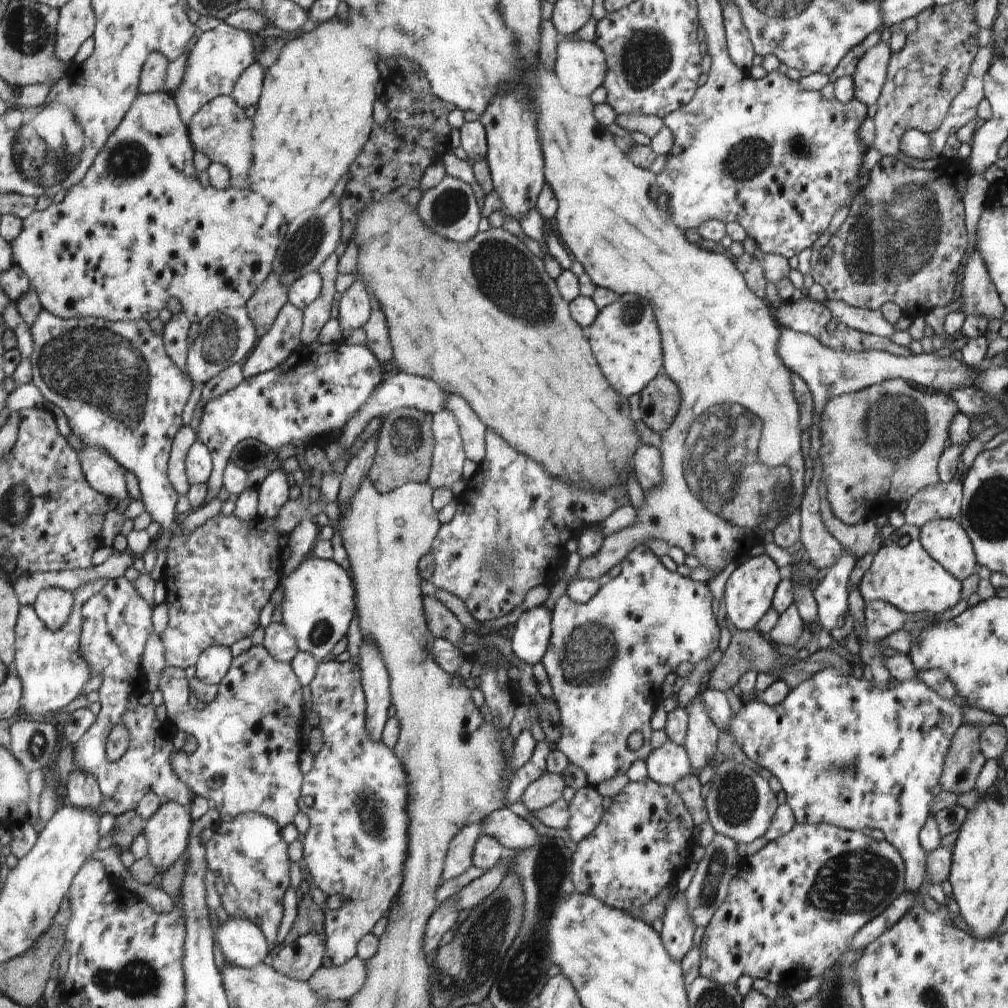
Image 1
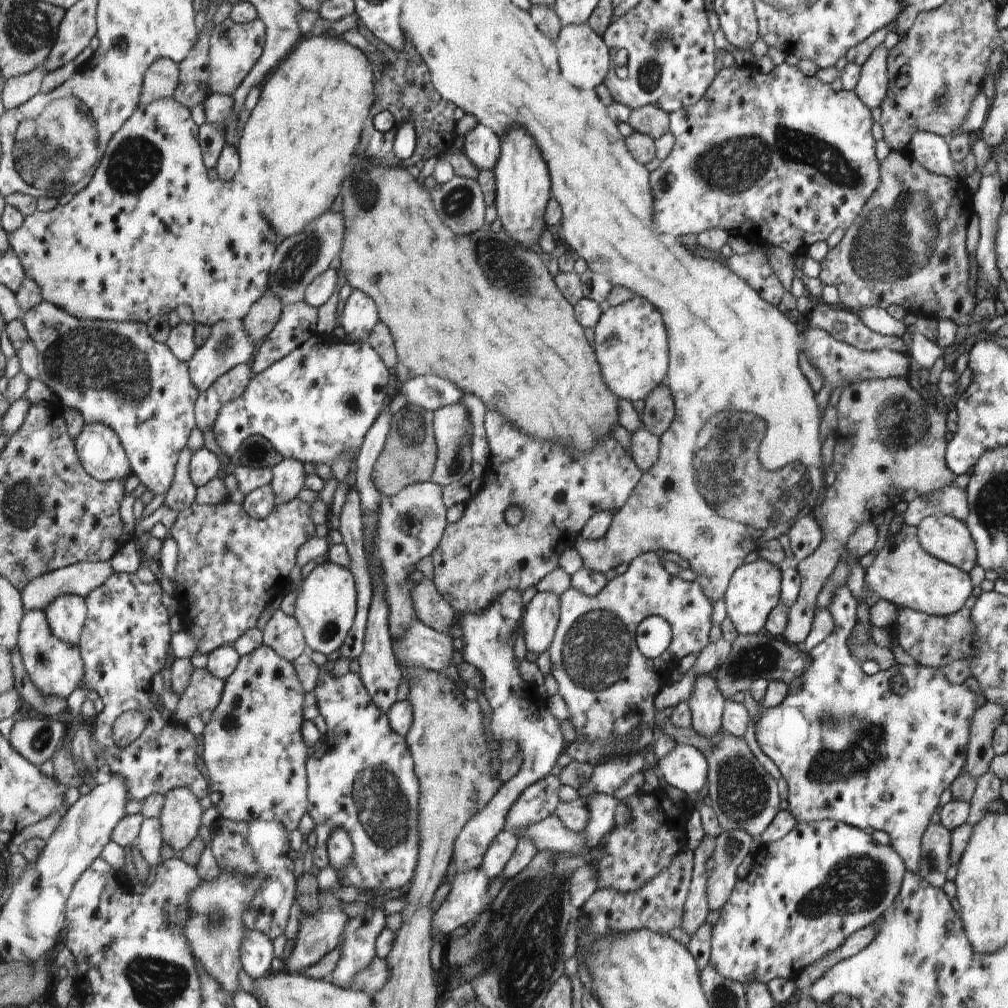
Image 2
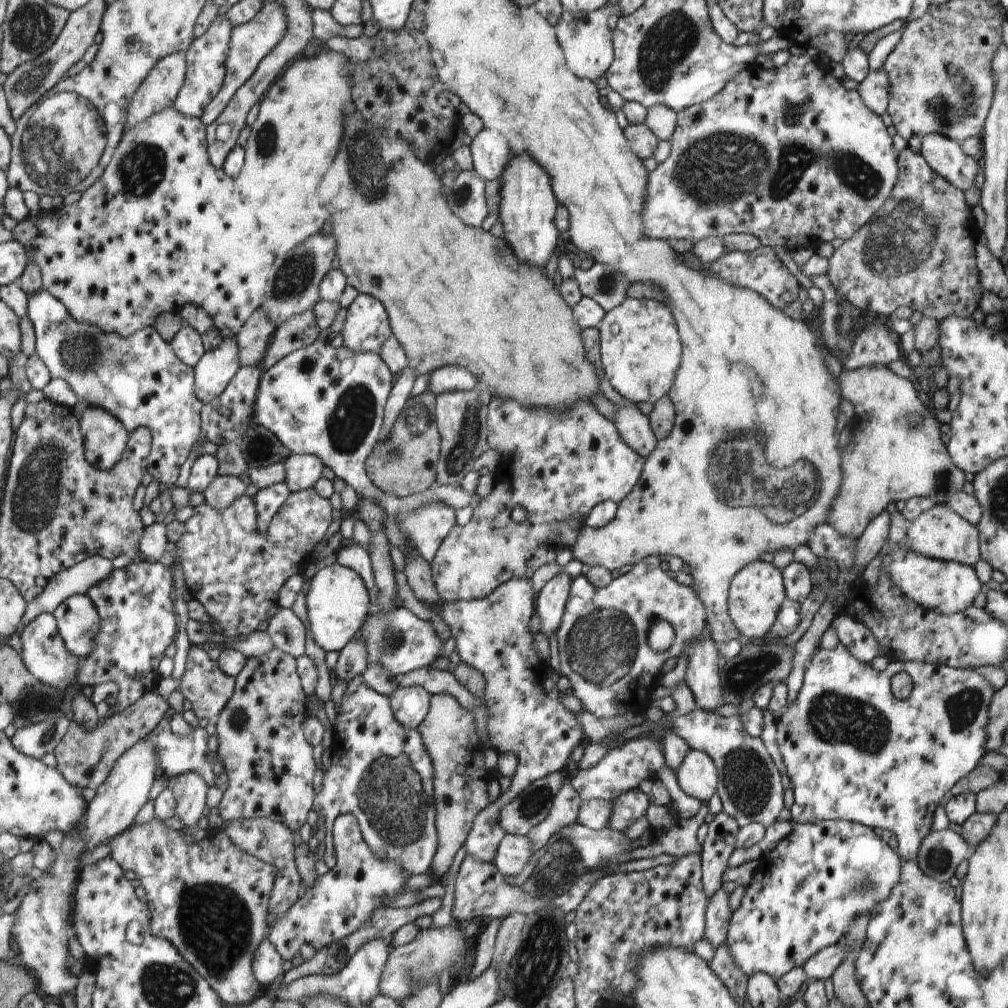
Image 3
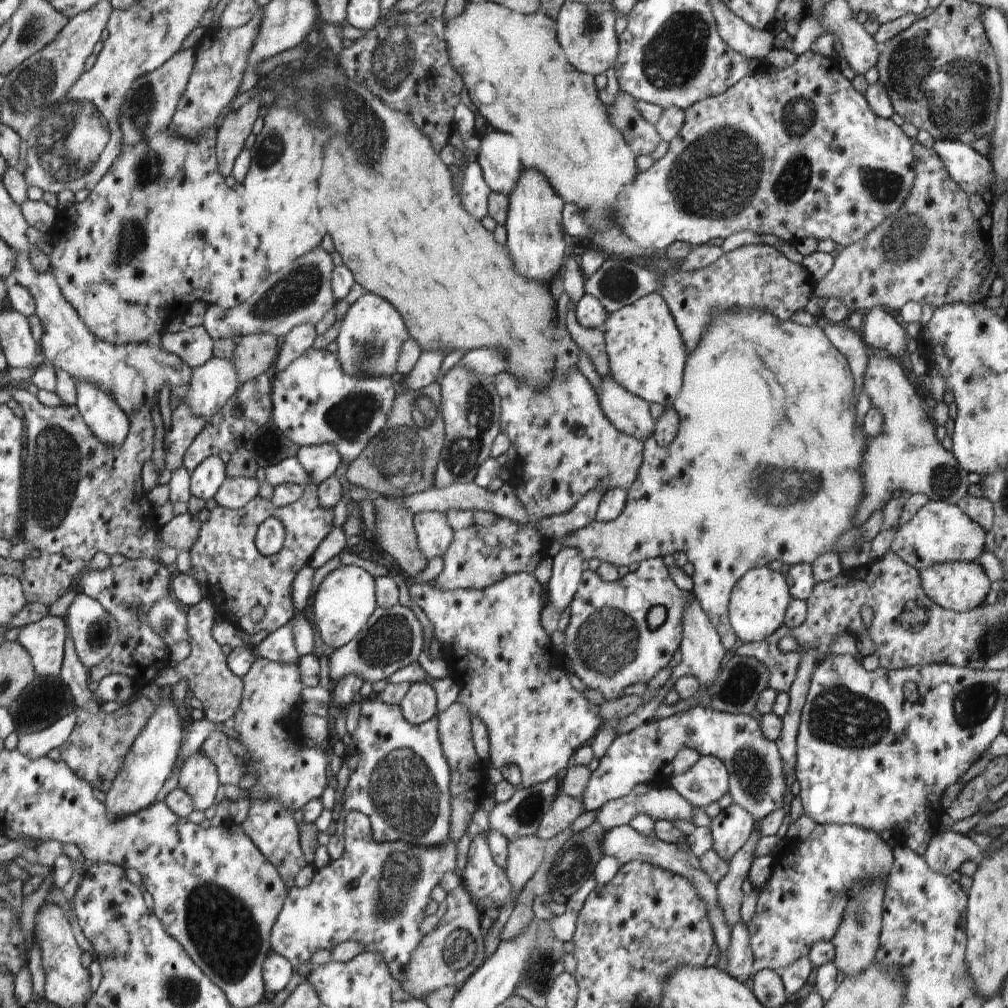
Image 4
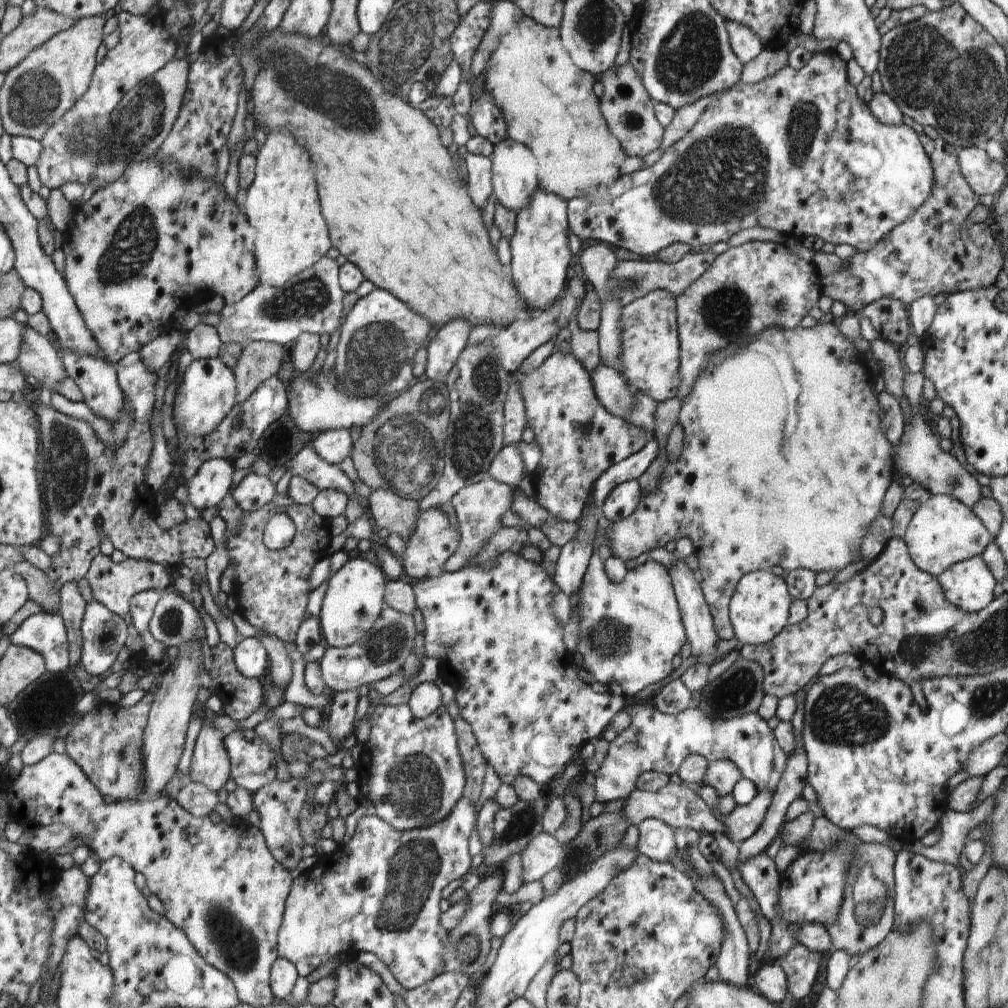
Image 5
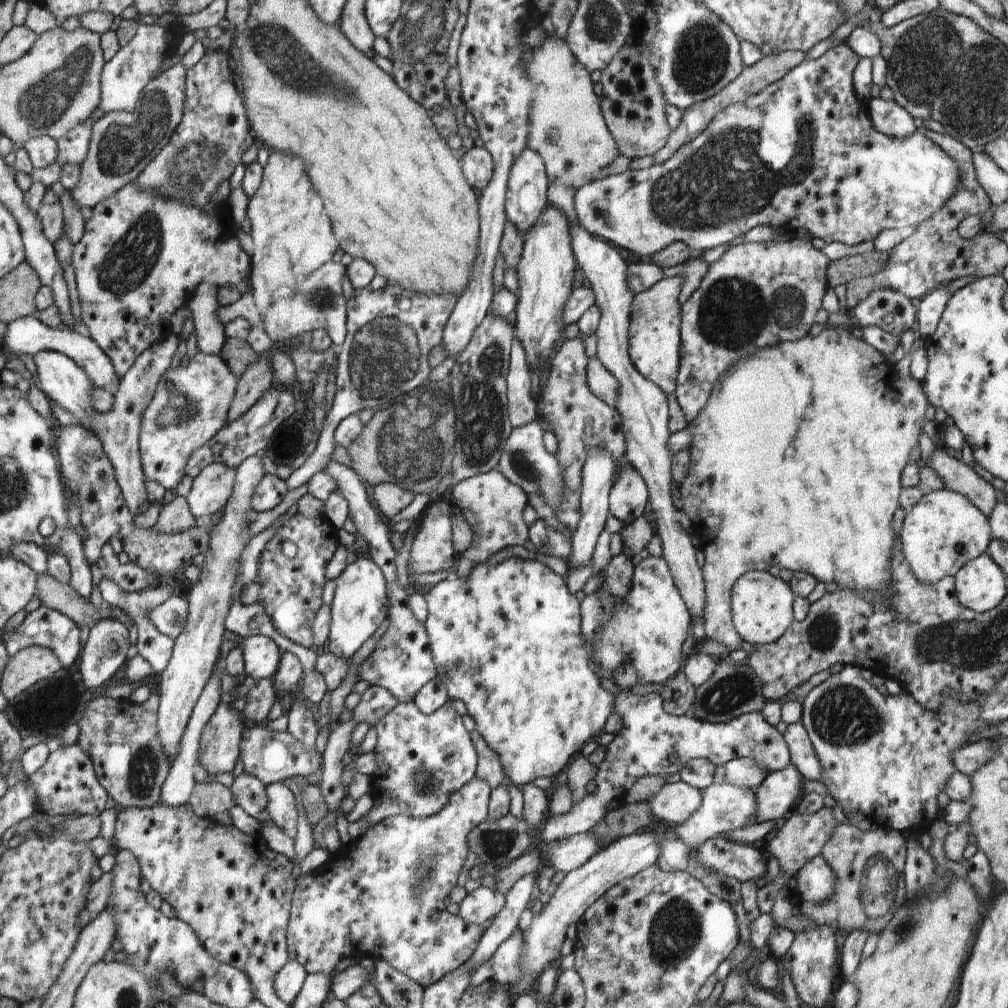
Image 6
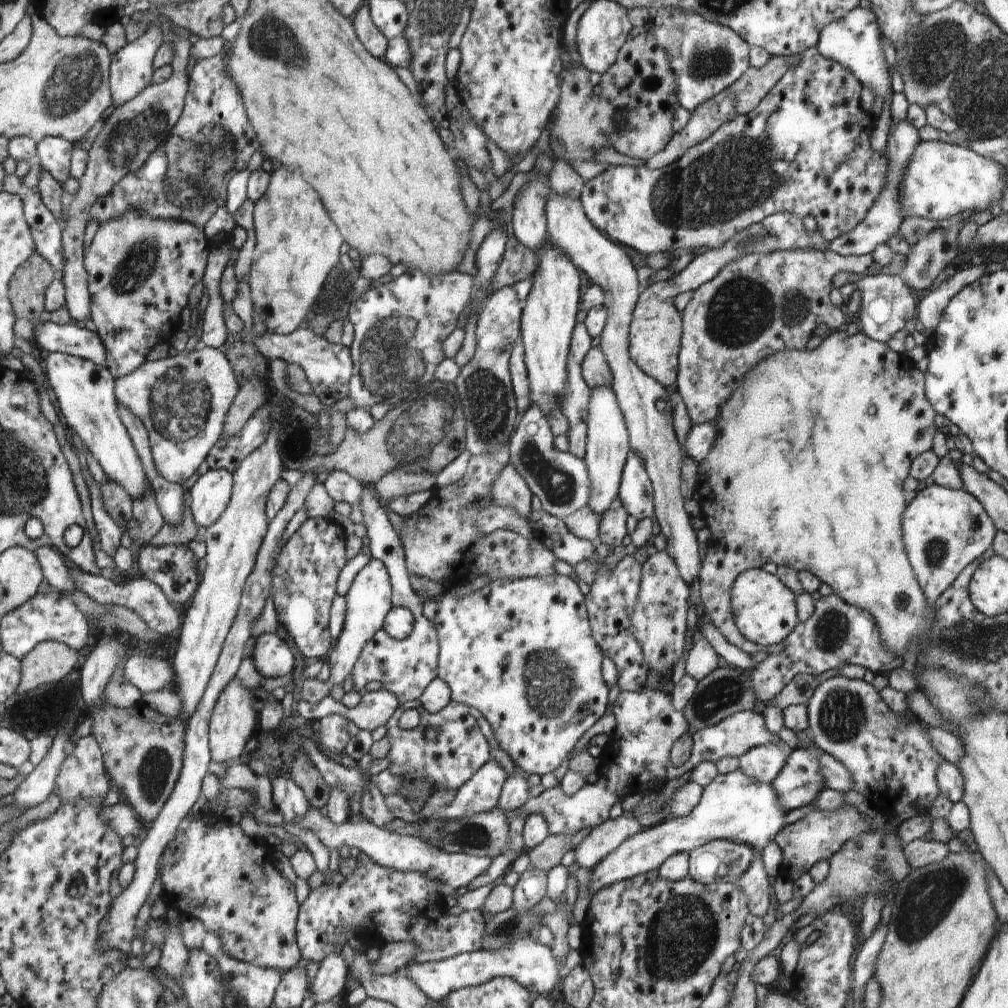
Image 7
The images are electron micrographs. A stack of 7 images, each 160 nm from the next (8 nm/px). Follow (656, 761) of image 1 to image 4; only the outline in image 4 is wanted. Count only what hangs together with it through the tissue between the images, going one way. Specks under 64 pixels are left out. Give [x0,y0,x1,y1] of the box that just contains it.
[670,756,729,809]

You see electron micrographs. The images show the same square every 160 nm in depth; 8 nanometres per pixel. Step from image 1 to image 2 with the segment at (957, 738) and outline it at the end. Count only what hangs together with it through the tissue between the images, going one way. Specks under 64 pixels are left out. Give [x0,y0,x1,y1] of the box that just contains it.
[963,702,1006,778]

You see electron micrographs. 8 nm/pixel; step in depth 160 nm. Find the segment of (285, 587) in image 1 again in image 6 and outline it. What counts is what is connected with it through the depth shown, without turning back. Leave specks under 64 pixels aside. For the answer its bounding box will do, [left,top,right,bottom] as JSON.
[325,557,390,660]

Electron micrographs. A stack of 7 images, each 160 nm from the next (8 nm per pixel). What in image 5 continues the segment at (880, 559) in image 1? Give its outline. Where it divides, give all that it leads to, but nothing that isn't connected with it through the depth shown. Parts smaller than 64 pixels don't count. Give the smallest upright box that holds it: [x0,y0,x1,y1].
[936,555,997,611]

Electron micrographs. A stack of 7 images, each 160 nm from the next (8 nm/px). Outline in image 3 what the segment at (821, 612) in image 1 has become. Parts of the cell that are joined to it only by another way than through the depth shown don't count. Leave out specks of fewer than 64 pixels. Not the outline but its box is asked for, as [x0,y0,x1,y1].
[776,643,996,861]

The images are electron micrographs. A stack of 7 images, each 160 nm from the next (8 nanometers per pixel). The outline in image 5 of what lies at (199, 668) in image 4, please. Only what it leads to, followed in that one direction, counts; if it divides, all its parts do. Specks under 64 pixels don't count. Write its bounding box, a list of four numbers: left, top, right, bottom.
[209,642,263,720]

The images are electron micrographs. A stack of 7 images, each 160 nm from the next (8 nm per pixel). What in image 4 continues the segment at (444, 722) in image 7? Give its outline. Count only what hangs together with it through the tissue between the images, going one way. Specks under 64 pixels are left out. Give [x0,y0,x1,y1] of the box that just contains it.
[328,696,450,860]

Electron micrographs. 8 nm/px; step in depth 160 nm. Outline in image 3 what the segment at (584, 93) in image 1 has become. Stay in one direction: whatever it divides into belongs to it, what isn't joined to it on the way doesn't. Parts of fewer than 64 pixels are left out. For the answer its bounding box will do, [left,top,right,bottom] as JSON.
[555,2,622,81]

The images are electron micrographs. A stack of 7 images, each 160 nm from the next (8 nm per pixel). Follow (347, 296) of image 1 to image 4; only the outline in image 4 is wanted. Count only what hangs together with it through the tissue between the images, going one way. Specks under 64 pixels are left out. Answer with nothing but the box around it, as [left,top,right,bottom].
[335,291,411,378]

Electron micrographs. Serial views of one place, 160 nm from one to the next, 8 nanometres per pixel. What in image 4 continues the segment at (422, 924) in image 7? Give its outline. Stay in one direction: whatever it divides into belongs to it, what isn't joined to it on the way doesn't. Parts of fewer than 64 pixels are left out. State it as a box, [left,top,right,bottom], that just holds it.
[271,810,456,983]

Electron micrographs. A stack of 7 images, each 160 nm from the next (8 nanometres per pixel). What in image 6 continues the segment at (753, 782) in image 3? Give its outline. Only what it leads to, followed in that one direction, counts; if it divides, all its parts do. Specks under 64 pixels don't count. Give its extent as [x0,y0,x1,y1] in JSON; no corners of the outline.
[541,691,791,844]

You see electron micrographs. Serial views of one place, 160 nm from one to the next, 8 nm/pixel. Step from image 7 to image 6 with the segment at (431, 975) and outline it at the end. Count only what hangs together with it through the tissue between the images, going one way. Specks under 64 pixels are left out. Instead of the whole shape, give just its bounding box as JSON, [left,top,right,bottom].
[471,930,523,986]

